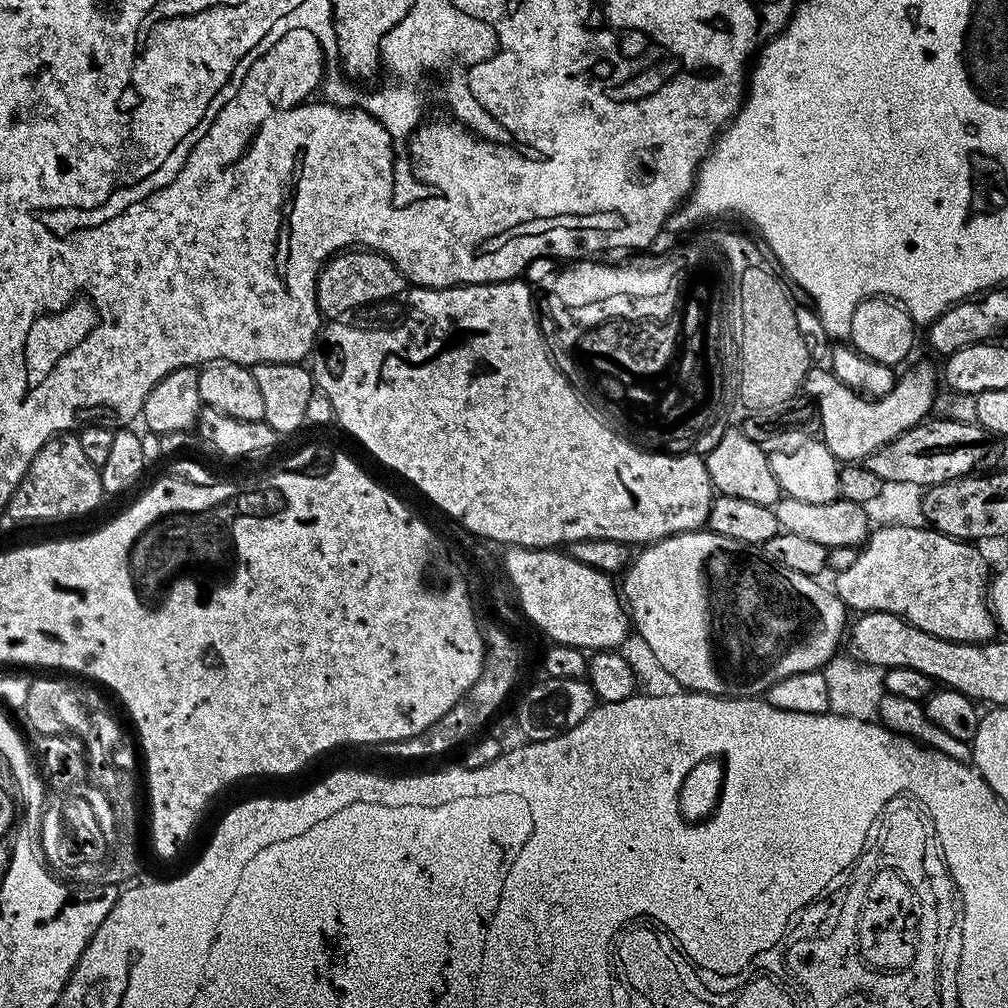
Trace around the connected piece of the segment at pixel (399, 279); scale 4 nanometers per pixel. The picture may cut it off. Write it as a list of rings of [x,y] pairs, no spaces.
[[[345,250],[336,253],[316,275],[316,305],[328,318],[340,318],[351,308],[364,308],[379,300],[388,300],[406,288],[404,275],[380,252]]]

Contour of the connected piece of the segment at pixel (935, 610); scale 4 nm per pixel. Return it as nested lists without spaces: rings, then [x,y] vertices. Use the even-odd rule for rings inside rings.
[[[928,526],[876,528],[857,551],[854,566],[835,573],[834,591],[844,607],[856,614],[889,612],[906,622],[955,644],[987,644],[997,635],[996,617],[990,607],[990,569],[977,545],[953,540]]]

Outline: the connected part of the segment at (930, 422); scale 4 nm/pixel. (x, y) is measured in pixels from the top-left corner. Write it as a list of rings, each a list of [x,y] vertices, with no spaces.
[[[929,418],[870,454],[866,466],[884,482],[914,482],[921,486],[941,484],[947,480],[957,480],[960,476],[973,475],[979,469],[976,467],[988,452],[988,444],[984,439],[986,433],[977,423]]]

